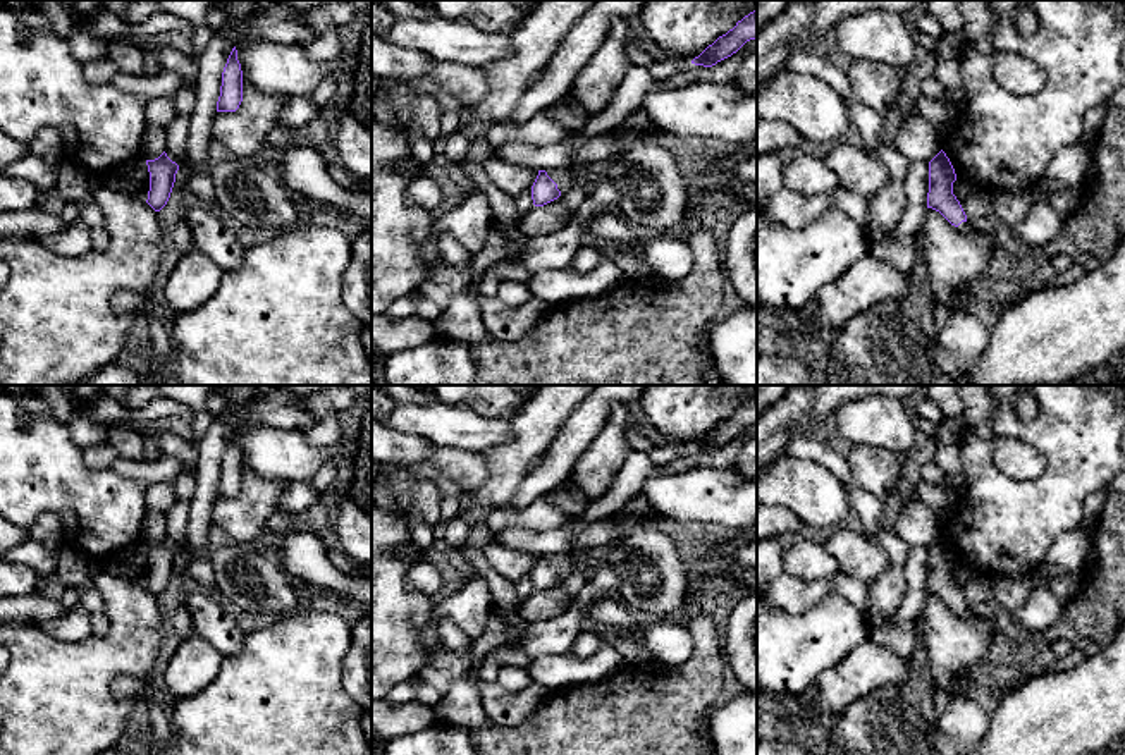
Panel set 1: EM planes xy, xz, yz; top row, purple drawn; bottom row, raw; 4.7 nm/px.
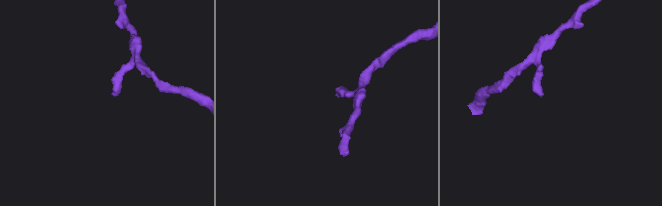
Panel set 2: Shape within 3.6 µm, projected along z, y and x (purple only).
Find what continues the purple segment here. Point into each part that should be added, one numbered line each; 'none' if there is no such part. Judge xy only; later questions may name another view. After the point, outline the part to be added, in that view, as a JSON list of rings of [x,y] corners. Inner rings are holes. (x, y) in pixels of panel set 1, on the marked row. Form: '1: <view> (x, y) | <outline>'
none

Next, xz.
none

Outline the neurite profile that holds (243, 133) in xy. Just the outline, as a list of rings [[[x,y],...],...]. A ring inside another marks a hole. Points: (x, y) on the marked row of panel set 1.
[[[243,83],[243,101],[236,112],[217,112],[212,124],[215,146],[232,157],[256,158],[267,136],[280,127],[280,114],[287,98],[270,96]]]

